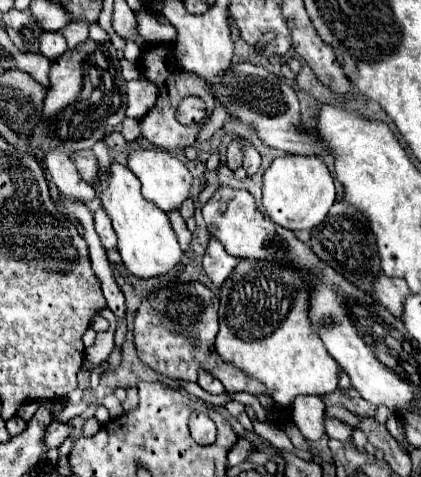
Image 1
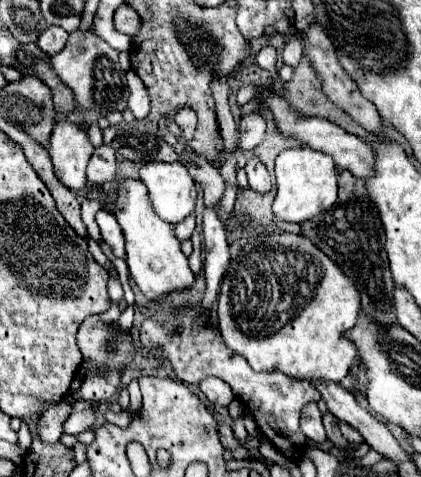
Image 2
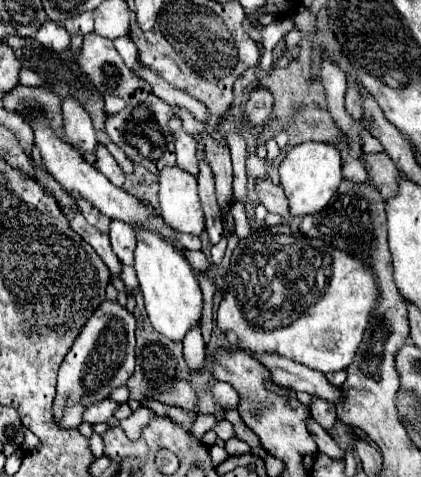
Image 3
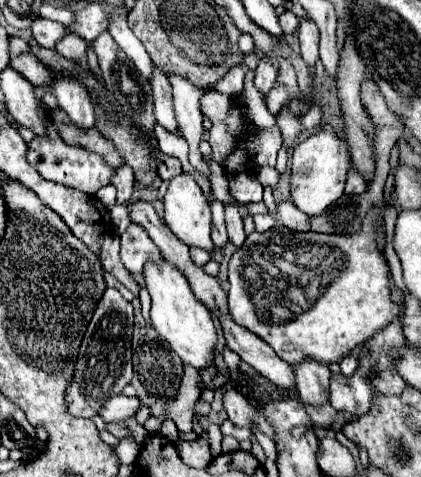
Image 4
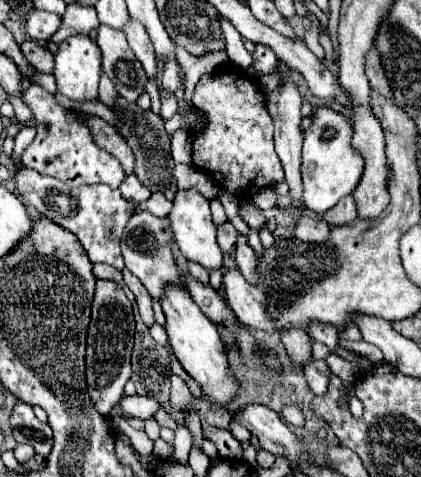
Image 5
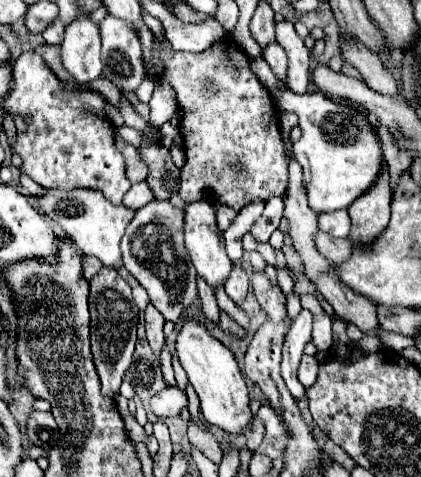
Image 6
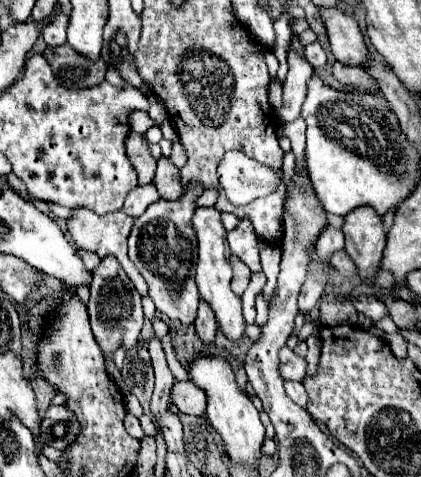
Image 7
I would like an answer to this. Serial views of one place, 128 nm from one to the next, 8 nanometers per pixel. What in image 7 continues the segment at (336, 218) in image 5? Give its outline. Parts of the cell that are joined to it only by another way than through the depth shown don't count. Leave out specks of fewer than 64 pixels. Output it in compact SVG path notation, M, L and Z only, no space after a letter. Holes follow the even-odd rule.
M328 226L322 234L320 240L316 242L316 252L318 252L318 260L320 264L330 264L330 256L338 250L344 248L344 234L342 230L336 230L332 226Z

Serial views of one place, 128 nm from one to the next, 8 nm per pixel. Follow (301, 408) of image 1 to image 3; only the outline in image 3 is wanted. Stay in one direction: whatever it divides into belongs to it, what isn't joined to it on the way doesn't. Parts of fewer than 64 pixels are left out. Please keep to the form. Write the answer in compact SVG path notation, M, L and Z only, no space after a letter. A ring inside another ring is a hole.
M312 418L308 420L308 430L312 432L312 438L316 440L318 450L322 454L326 454L332 460L344 460L344 450L334 442L334 438L316 420L312 420Z

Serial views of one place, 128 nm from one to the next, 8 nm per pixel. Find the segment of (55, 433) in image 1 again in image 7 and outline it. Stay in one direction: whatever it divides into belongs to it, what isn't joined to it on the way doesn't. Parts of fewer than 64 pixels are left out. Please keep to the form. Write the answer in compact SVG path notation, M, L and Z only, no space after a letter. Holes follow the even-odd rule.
M192 380L176 382L172 388L172 404L184 414L202 416L206 412L206 402L208 402L206 392L198 388Z

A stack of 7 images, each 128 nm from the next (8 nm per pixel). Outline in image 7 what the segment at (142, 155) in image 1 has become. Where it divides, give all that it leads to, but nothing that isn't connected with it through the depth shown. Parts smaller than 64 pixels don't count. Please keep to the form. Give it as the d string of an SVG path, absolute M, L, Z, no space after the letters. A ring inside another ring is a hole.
M198 208L192 224L196 228L198 234L198 266L196 266L196 286L200 292L200 298L204 302L210 304L210 308L216 314L218 320L218 328L220 332L230 340L230 342L238 342L240 338L244 338L244 316L242 316L242 300L232 292L230 288L230 278L232 278L232 270L226 258L226 228L220 220L220 210L218 208Z

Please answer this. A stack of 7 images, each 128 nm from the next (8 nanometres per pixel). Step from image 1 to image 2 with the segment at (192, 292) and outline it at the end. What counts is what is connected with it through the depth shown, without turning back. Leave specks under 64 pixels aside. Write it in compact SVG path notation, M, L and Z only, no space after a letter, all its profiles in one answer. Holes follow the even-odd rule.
M192 308L186 314L178 316L178 322L182 324L182 332L172 332L156 326L150 318L142 324L140 330L140 340L142 346L146 348L168 348L168 360L174 366L174 372L180 380L186 384L198 384L200 380L208 376L216 376L224 380L234 396L244 402L244 406L252 412L258 430L274 444L278 452L282 452L286 458L296 458L302 456L308 444L308 438L300 430L300 410L308 402L318 402L320 394L312 384L304 380L296 380L292 376L286 376L282 372L254 372L248 362L232 352L224 342L222 336L212 324L208 322L206 326L196 324L196 308Z

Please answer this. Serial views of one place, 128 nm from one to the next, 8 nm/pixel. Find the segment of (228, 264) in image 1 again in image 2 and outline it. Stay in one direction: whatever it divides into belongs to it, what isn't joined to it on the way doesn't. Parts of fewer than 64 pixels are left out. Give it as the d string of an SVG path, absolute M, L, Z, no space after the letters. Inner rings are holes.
M214 208L204 210L204 252L206 252L206 262L204 262L204 274L206 274L206 294L200 300L200 310L212 310L208 308L208 302L216 300L218 288L222 274L228 266L230 252L228 252L228 240L226 240L226 230L222 228L222 222L216 216Z

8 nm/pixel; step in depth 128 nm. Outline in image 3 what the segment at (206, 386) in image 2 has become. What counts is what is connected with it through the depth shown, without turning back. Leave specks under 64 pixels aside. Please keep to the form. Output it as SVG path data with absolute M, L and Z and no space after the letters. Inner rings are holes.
M216 382L214 388L212 388L212 394L214 394L216 402L218 402L224 410L238 408L240 396L238 396L238 392L236 392L228 382Z

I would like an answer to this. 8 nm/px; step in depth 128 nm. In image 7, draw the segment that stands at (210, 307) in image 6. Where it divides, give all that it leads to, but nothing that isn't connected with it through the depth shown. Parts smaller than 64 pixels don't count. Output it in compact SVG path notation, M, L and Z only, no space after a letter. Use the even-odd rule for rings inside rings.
M200 300L200 308L198 308L198 318L194 322L196 334L200 336L200 340L204 344L212 344L218 324L216 324L216 316L212 316L212 308L208 308L208 304L204 304L204 300Z

